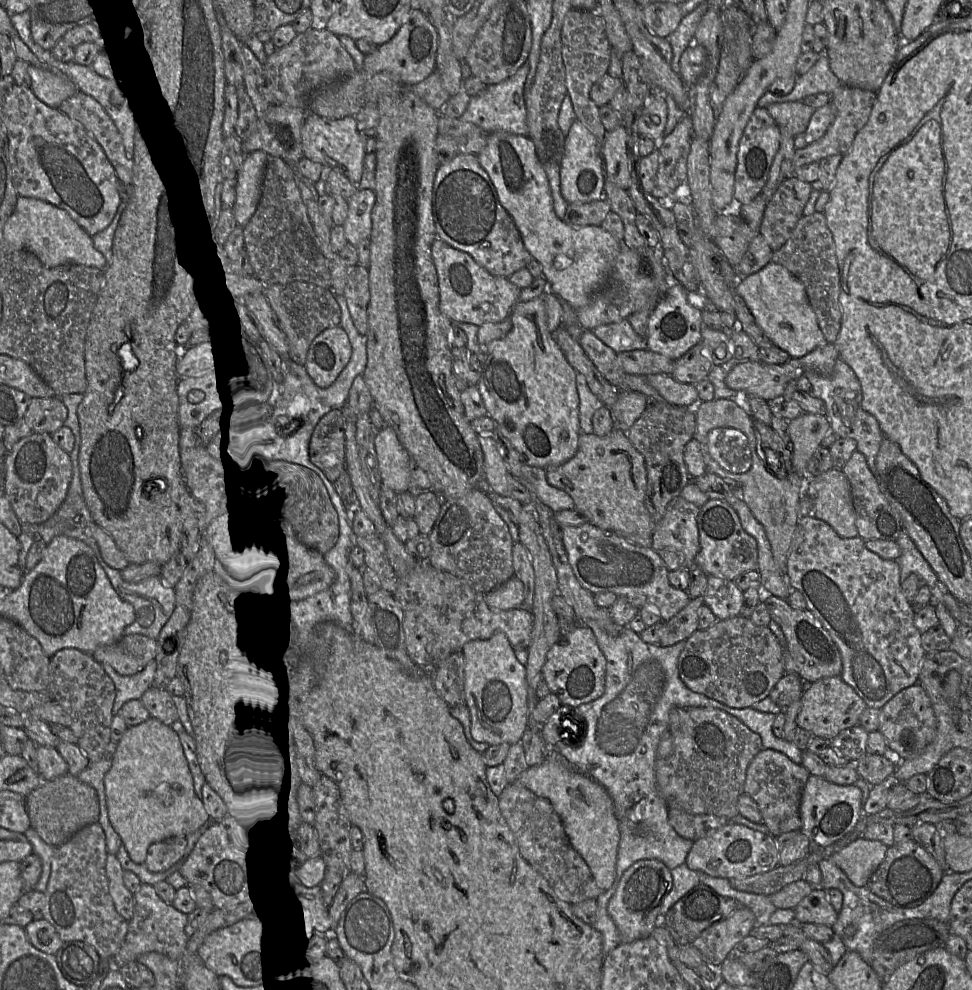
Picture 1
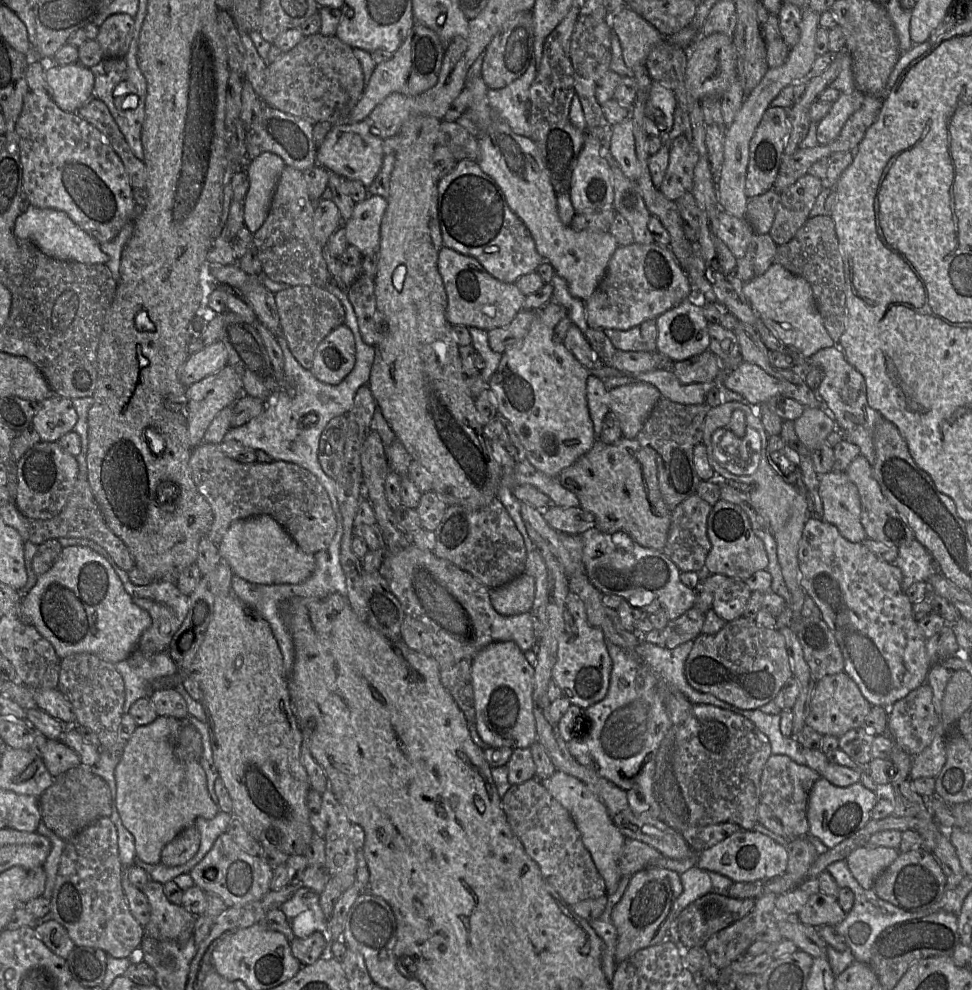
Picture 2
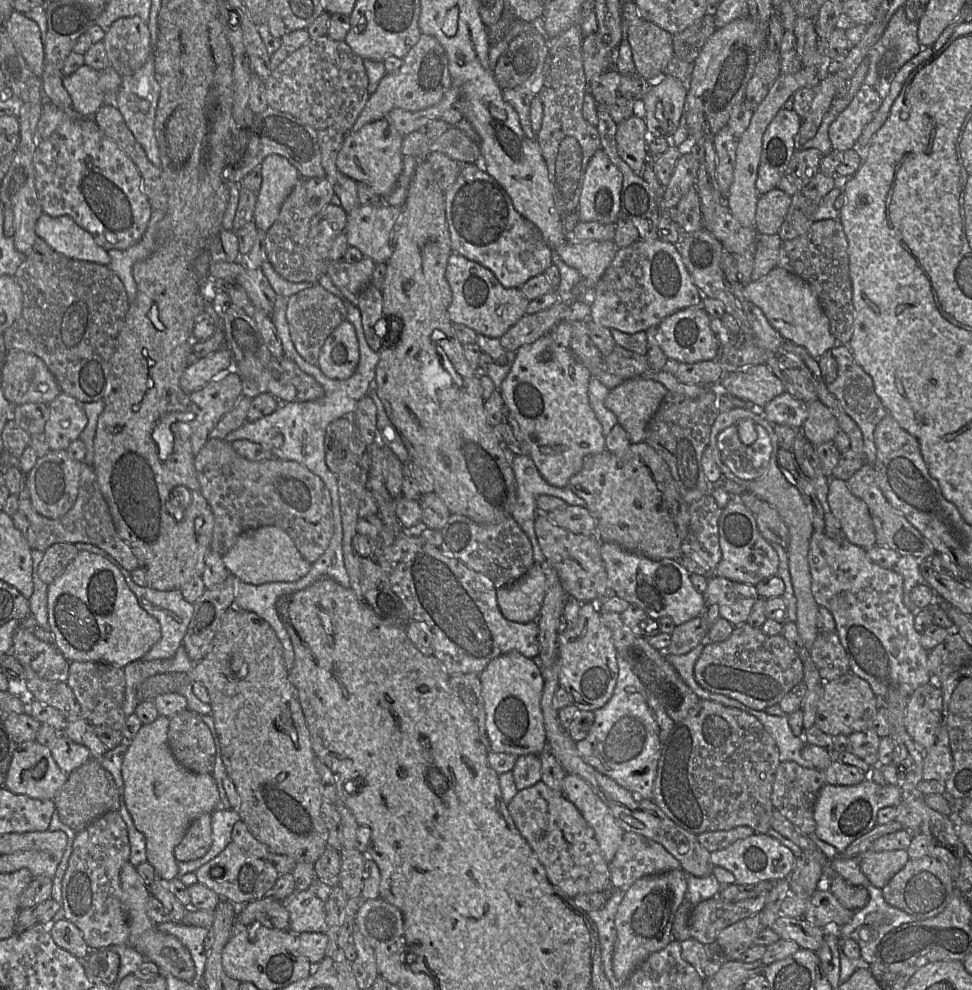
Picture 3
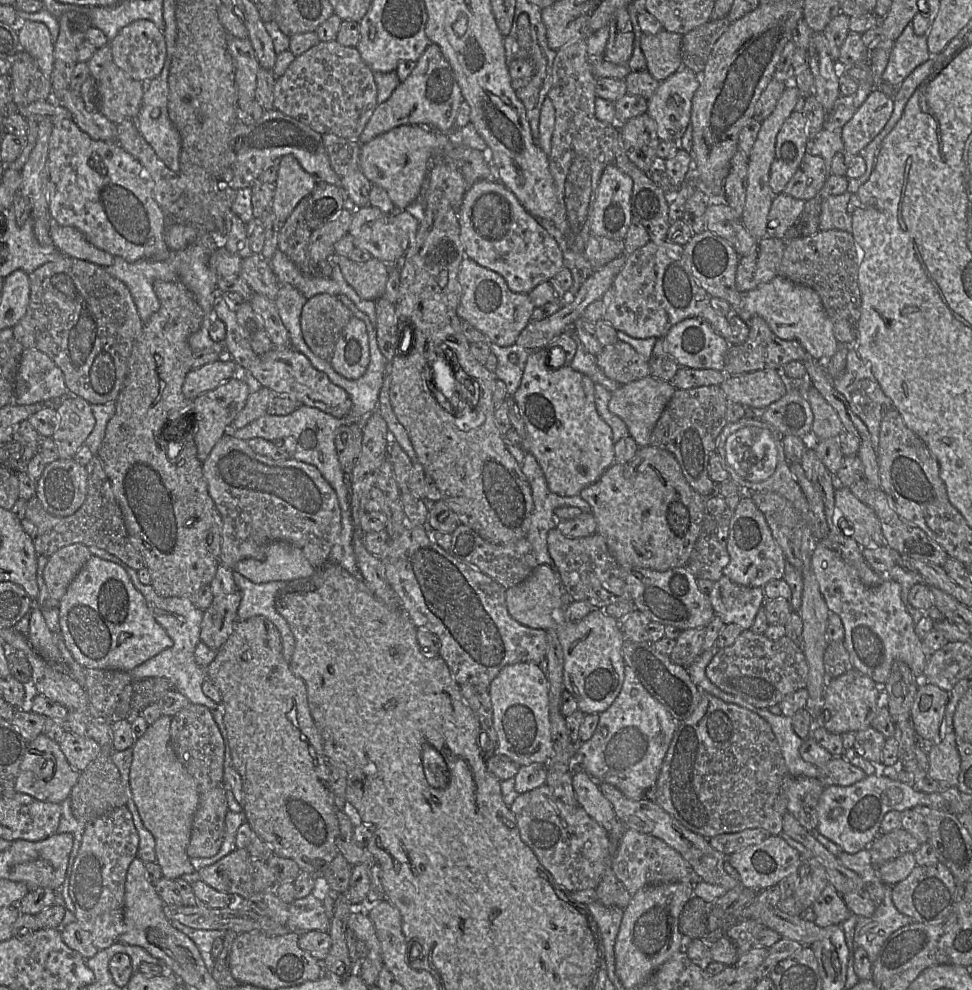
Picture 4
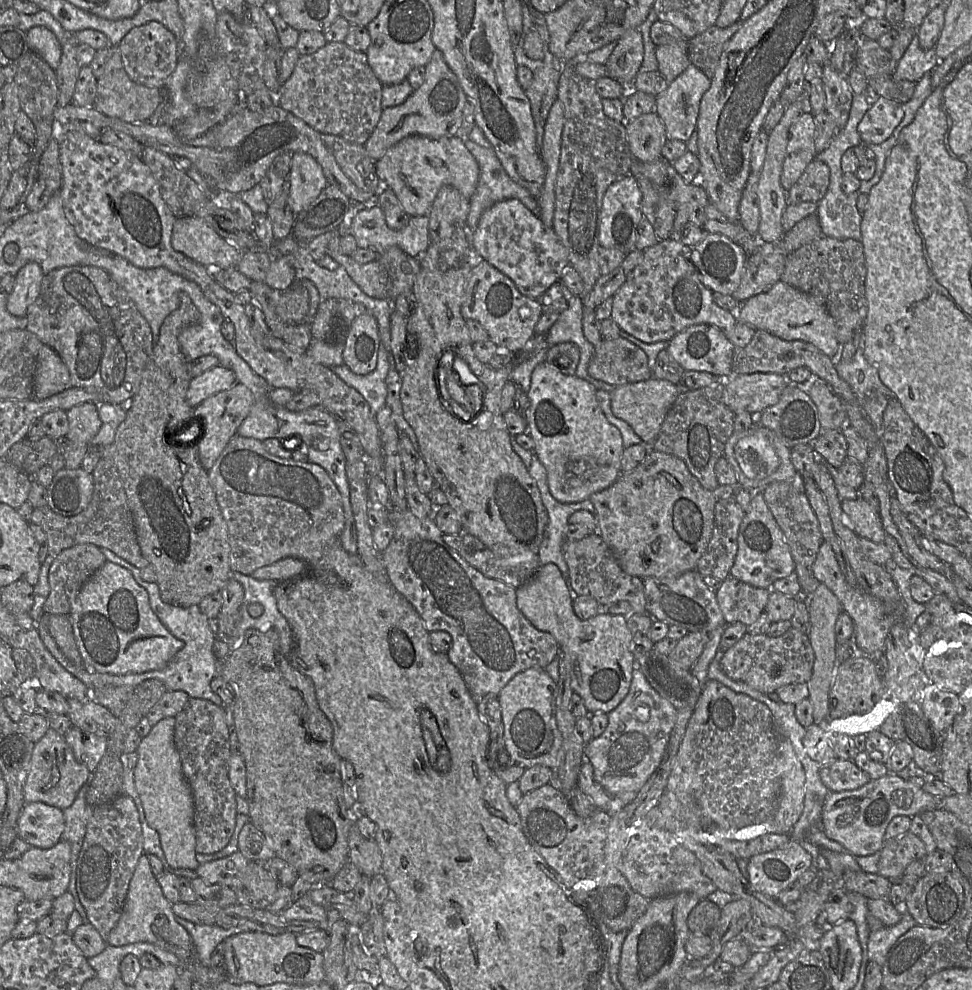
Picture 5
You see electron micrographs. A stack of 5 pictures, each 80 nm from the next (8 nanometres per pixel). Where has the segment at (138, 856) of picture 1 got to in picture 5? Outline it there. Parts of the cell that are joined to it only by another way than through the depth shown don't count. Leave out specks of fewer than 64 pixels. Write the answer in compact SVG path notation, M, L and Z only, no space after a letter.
M165 717L141 740L137 749L138 762L134 771L134 782L146 820L159 834L161 848L169 868L196 871L201 864L196 859L194 795L183 772L174 733L175 718Z

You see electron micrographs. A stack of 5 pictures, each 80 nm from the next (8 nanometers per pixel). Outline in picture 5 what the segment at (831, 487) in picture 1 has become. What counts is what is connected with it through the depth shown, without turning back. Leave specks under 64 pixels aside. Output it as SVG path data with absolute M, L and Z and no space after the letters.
M861 497L841 500L847 522L859 538L885 544L885 532L877 508Z

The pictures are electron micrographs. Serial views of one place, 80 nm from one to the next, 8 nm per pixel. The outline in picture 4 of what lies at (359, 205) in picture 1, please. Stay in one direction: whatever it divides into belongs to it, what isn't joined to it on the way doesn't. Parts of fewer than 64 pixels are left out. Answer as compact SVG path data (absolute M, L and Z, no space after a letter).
M360 207L352 213L349 235L355 248L368 252L372 258L387 264L400 263L406 251L413 244L420 225L418 214L412 208L384 214L376 207Z

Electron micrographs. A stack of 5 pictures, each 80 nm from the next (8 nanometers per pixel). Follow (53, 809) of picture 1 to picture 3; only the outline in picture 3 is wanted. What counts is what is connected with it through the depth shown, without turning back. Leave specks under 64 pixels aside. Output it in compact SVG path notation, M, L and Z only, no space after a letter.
M91 758L85 764L70 772L66 782L52 800L61 822L77 833L101 815L120 809L114 777L96 758Z

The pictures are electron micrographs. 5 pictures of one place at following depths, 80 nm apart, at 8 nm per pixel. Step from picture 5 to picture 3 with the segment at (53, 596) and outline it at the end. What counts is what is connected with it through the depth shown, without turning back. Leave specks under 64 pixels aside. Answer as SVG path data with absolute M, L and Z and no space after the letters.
M56 543L44 551L37 574L48 586L60 576L80 550L73 543Z

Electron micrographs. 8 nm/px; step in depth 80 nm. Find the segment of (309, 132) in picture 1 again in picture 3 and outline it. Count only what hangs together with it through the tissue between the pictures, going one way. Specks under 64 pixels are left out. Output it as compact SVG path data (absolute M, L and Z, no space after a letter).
M384 119L365 124L358 131L351 130L345 134L337 156L337 168L356 182L371 187L380 196L387 197L403 170L402 143L405 137Z

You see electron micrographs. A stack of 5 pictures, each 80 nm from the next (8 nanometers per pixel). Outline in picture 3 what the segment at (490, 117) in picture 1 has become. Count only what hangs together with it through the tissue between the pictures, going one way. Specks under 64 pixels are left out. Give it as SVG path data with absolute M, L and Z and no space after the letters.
M538 59L537 67L527 81L515 88L502 91L503 99L518 113L525 135L532 140L535 140L535 133L530 120L530 110L533 99L543 85L544 64L545 60Z

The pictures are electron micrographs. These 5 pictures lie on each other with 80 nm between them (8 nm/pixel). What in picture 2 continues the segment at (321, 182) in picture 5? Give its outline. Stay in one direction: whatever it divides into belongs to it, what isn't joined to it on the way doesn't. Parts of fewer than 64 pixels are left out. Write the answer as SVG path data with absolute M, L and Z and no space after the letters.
M265 152L252 159L245 168L249 188L243 200L243 214L244 226L250 232L255 233L265 222L276 184L286 166L280 156Z

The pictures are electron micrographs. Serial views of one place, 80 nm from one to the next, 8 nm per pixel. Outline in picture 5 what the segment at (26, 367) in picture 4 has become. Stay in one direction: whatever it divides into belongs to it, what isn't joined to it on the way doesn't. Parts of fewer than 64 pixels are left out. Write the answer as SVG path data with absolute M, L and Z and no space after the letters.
M50 346L40 350L36 360L33 399L45 399L72 388L68 367Z

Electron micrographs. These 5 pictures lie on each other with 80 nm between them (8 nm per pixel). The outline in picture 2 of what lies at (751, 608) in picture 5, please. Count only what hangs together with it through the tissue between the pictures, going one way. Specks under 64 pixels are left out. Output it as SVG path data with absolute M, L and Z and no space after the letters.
M712 574L705 578L702 586L713 592L712 609L720 618L730 622L743 616L752 593L744 581Z

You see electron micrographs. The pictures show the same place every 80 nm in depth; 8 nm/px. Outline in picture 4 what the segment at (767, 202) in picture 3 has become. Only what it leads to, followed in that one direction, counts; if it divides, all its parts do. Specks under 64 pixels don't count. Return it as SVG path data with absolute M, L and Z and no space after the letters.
M785 193L777 194L768 215L767 235L770 238L784 239L800 218L805 202Z

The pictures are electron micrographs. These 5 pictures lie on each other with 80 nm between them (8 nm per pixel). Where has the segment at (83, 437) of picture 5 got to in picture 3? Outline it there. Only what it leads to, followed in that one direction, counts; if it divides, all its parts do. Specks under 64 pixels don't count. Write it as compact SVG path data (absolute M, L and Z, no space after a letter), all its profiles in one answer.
M62 392L48 404L50 416L44 434L51 450L67 450L88 423L84 403Z

